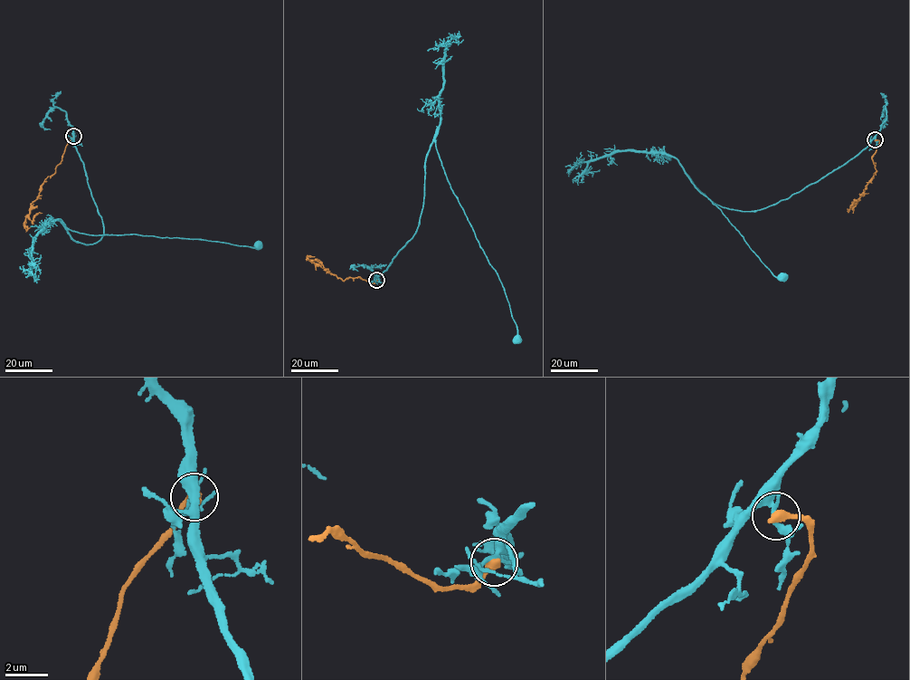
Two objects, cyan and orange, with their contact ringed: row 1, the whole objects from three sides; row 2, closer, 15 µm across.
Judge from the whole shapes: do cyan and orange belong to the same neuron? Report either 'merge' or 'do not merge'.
do not merge

